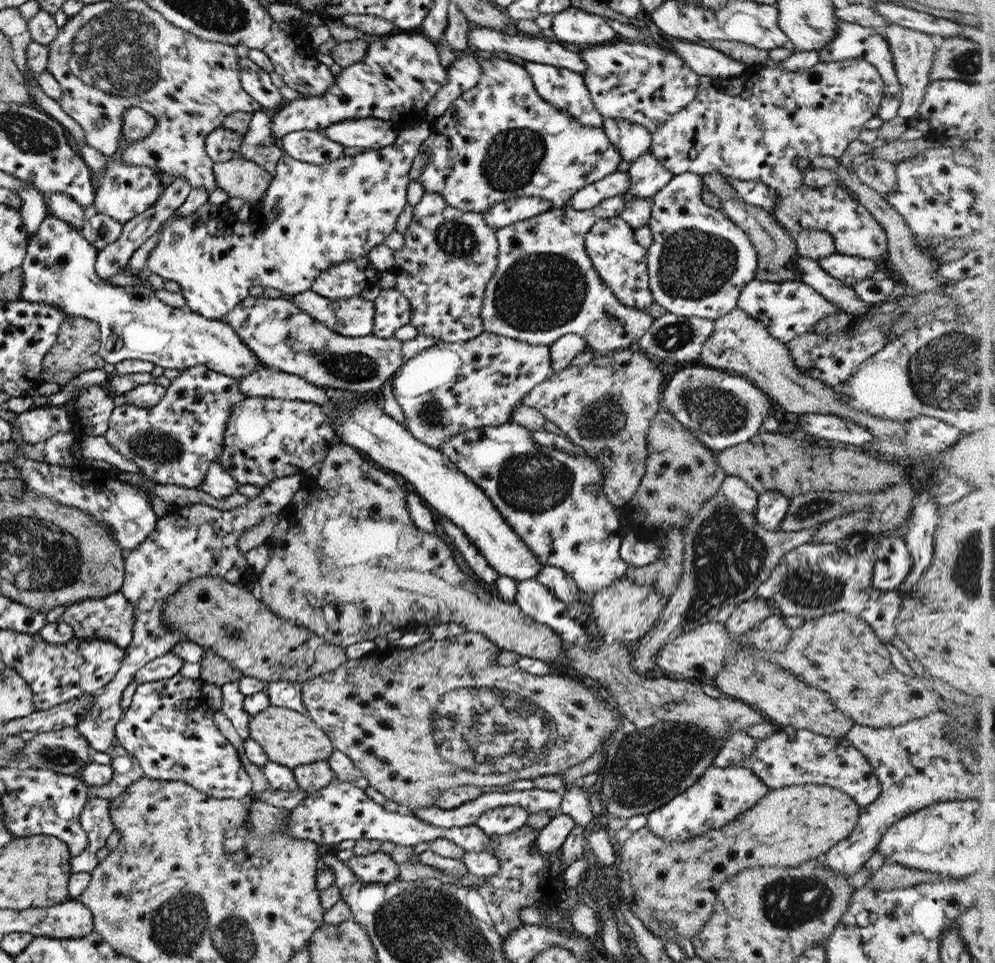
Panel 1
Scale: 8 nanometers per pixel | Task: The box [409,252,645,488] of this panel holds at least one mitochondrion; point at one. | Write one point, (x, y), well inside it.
(600, 421)

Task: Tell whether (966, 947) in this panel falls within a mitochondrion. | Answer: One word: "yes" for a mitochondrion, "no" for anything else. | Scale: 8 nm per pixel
no

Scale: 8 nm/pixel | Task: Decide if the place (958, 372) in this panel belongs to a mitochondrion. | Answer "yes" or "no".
yes

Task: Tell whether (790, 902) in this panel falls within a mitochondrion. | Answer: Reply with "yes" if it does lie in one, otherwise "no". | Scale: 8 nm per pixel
yes

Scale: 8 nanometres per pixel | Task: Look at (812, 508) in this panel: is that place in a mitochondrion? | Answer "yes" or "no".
yes

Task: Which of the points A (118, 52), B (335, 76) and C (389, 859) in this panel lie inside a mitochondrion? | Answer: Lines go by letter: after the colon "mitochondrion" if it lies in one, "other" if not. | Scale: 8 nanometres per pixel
A: mitochondrion
B: other
C: other

